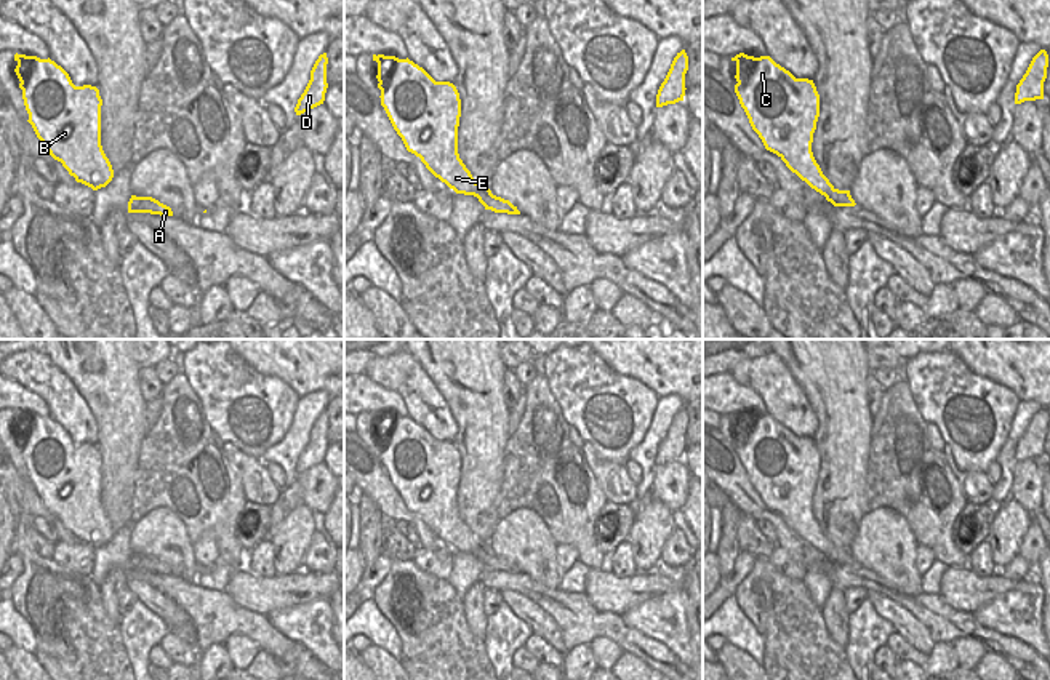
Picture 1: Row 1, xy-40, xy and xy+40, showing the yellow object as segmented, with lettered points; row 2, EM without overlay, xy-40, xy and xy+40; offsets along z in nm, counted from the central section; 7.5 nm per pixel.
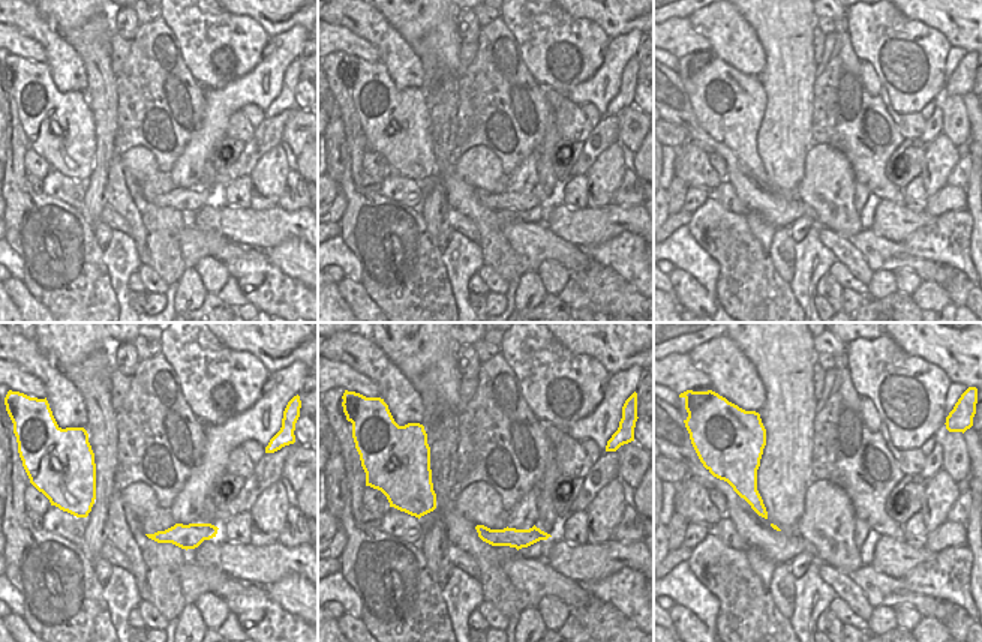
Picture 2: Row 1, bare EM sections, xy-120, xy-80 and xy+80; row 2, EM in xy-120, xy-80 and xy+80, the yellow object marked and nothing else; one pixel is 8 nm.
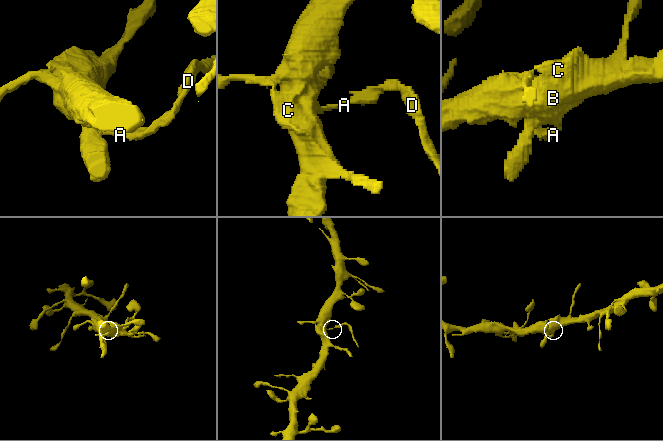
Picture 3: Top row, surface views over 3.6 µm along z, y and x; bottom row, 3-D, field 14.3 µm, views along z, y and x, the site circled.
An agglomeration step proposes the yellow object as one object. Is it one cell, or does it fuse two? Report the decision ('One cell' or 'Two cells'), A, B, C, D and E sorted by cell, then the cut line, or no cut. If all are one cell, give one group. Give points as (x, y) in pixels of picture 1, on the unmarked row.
Two cells. Groups: A D / B C E. Split along xy (487, 546), (476, 548), (471, 552)

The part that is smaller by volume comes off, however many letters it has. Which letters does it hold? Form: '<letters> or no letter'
A, D

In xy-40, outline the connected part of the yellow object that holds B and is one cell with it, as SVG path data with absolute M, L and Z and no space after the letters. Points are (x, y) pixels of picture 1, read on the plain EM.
M14 413L14 430L37 496L50 514L93 549L106 546L114 528L101 504L99 448L75 445L54 419Z

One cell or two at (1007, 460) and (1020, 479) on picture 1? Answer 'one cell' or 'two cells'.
two cells

